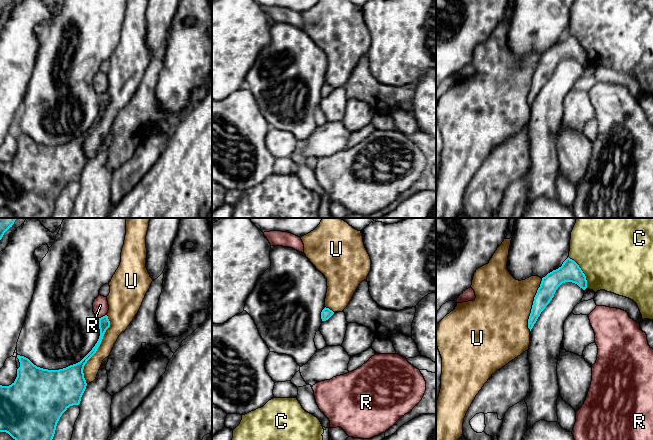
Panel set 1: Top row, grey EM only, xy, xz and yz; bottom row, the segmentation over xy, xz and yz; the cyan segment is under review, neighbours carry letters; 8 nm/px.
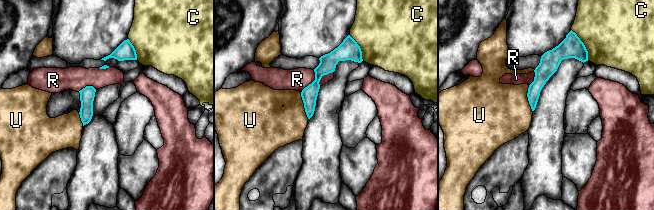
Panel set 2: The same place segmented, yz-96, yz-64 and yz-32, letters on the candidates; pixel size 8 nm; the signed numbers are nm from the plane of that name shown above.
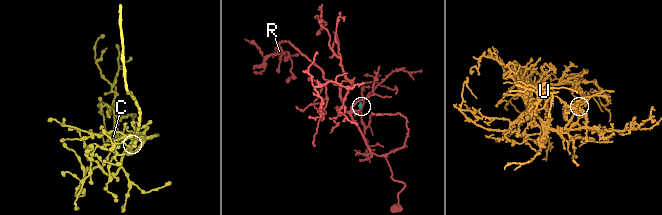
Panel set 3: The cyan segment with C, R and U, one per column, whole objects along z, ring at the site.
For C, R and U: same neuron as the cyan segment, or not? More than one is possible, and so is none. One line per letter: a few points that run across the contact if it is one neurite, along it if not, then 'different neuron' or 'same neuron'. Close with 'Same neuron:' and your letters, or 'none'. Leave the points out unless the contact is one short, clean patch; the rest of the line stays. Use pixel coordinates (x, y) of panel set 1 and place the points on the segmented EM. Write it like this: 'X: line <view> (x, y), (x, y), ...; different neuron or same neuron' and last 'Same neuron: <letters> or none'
C: line yz (568, 256), (584, 274), (587, 287); different neuron
R: different neuron
U: different neuron
Same neuron: none

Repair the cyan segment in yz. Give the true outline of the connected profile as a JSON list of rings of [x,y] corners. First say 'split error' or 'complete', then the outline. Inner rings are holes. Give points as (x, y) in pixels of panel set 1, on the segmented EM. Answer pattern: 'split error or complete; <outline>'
complete; [[[569,257],[562,266],[548,273],[542,278],[540,287],[534,297],[531,313],[528,319],[528,328],[533,328],[541,312],[550,303],[558,287],[565,282],[577,284],[585,290],[587,288],[586,276],[579,265]]]

